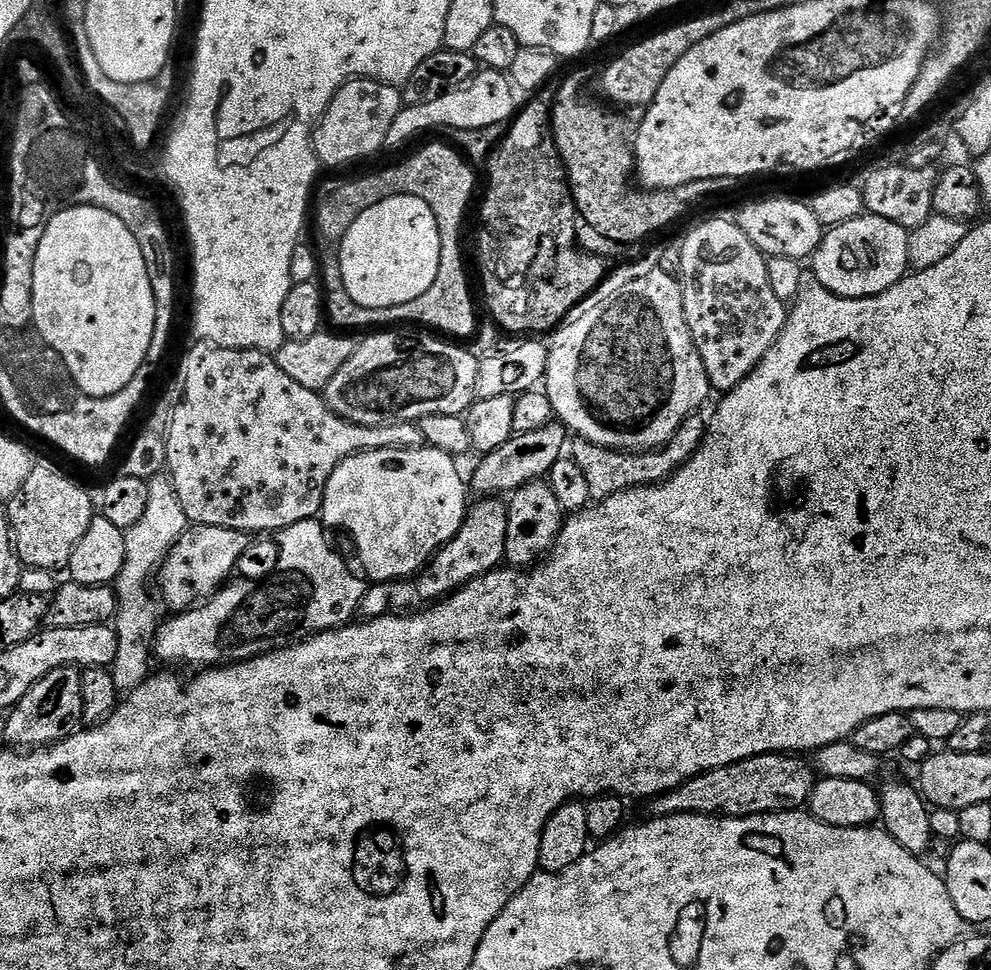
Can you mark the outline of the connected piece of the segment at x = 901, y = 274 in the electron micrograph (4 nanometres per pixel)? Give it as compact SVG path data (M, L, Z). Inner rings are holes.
M871 214L859 216L850 222L838 225L837 228L825 231L824 241L818 246L815 256L811 257L810 268L816 272L822 285L829 288L835 296L847 296L850 300L877 296L903 280L909 271L908 234L909 229L903 228L901 224L895 224L893 220Z

